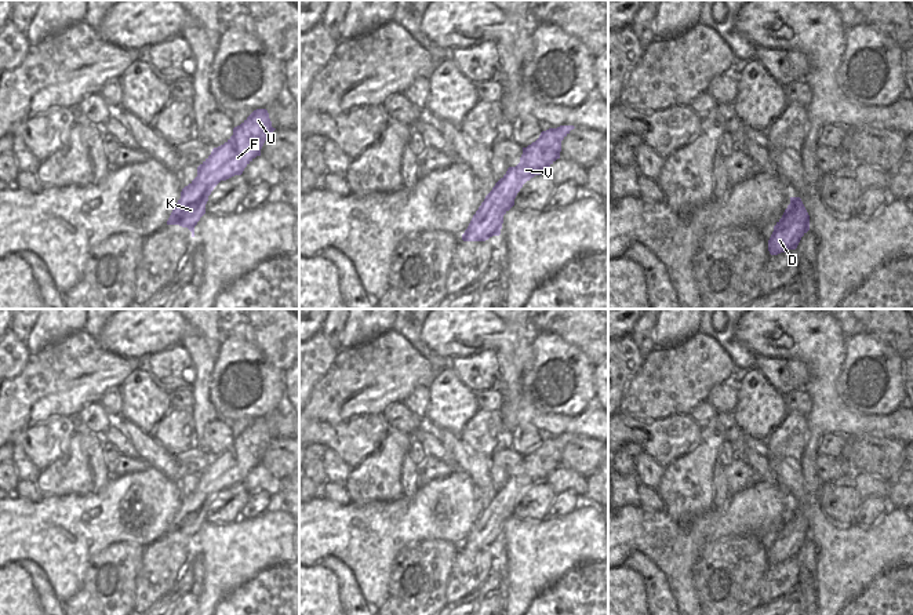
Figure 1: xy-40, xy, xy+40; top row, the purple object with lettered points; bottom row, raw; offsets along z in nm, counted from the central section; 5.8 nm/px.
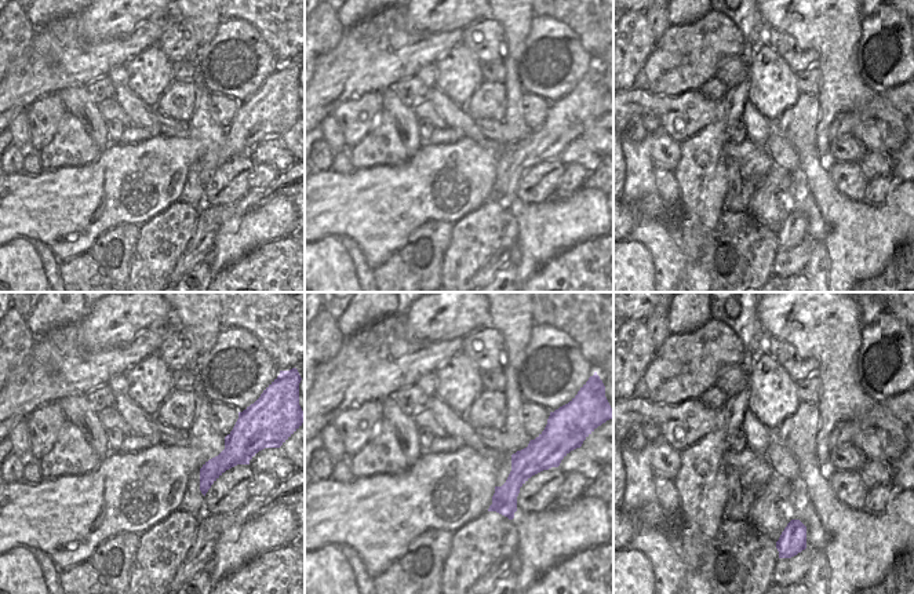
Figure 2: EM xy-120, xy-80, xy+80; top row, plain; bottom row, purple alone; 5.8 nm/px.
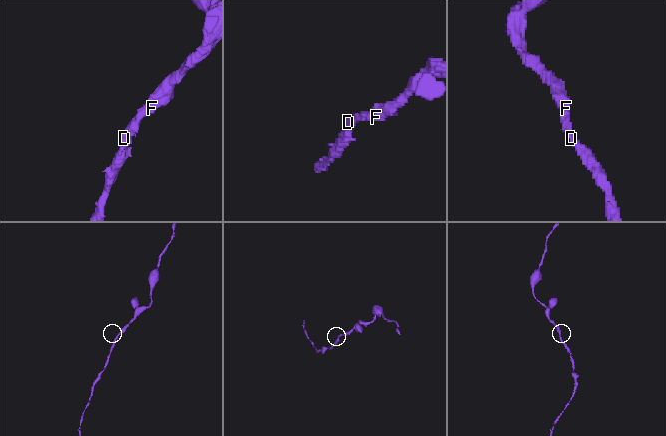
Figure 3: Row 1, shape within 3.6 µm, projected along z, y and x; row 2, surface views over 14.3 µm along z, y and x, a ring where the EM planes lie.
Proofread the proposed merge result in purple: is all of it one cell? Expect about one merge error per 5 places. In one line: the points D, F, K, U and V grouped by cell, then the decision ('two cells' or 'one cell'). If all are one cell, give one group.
D F K U V; one cell

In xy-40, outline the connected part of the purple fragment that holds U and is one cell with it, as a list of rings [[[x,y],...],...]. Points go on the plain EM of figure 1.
[[[266,418],[254,419],[240,434],[233,437],[233,444],[197,476],[197,485],[182,498],[167,534],[188,536],[194,546],[194,535],[205,523],[205,513],[214,496],[234,484],[241,484],[244,477],[261,465],[266,447],[274,440]]]

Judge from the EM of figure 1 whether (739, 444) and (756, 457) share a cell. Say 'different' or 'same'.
same

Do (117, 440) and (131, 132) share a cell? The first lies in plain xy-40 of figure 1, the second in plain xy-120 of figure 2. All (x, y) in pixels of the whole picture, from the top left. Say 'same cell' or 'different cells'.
different cells

